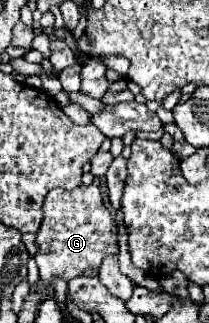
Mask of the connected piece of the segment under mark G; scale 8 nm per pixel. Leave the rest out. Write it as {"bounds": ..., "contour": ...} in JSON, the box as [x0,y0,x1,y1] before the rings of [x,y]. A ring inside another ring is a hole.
{"bounds":[35,180,119,284],"contour":[[[99,180],[75,190],[49,192],[43,202],[43,222],[35,236],[35,244],[39,248],[35,260],[41,280],[45,284],[53,284],[57,280],[69,282],[71,278],[81,276],[85,270],[99,270],[107,256],[119,254],[115,232],[117,224],[101,198]]]}

